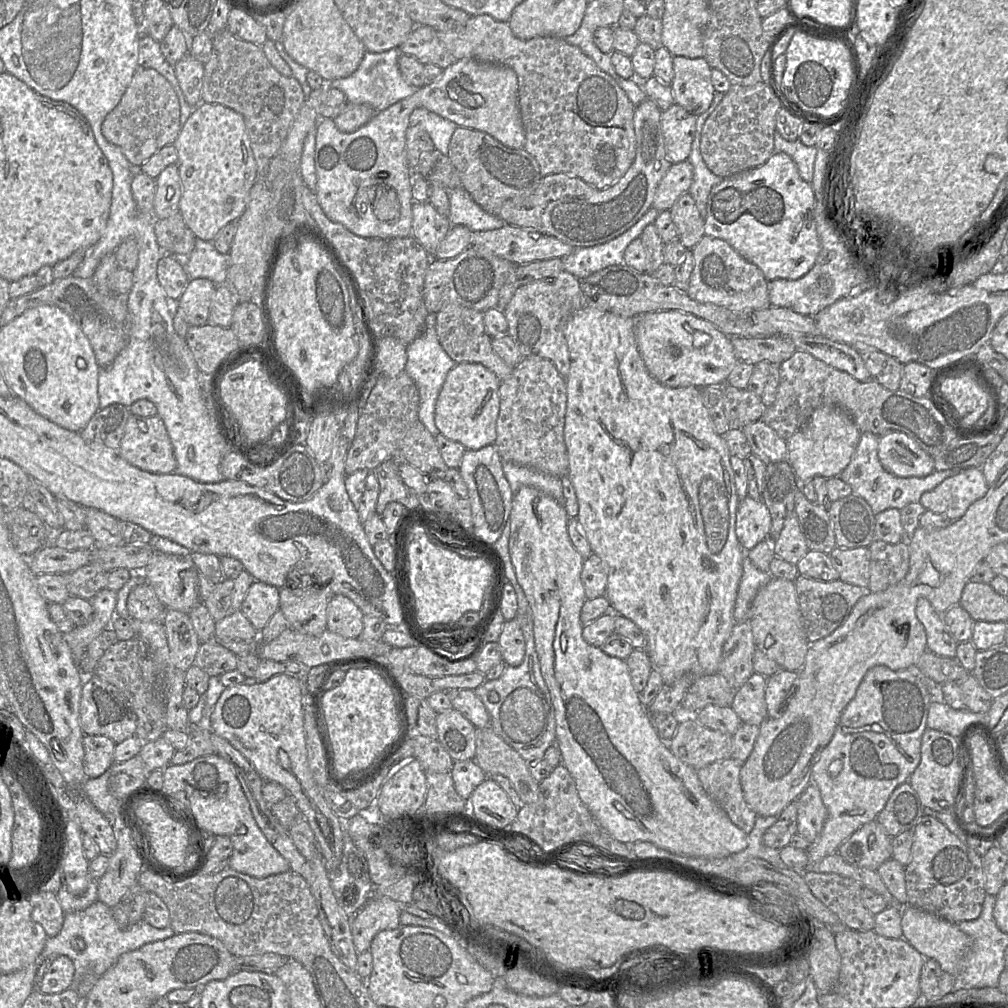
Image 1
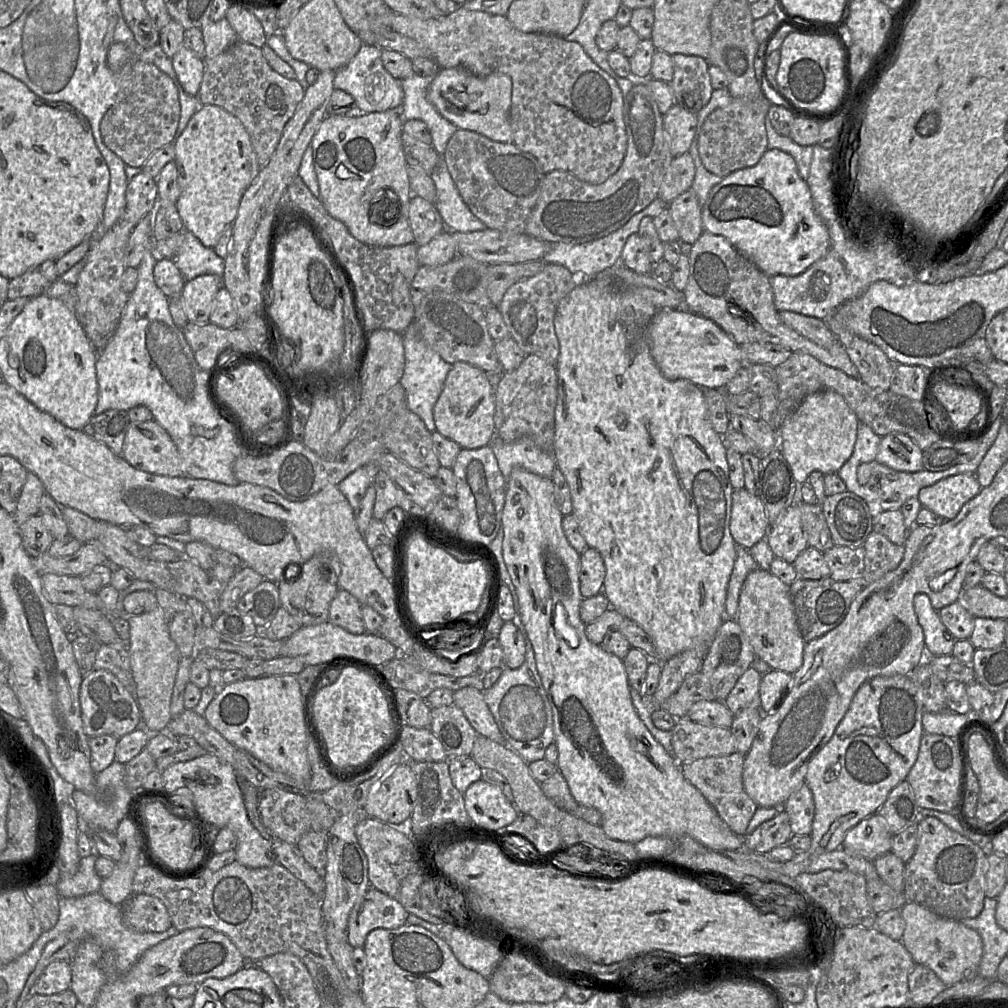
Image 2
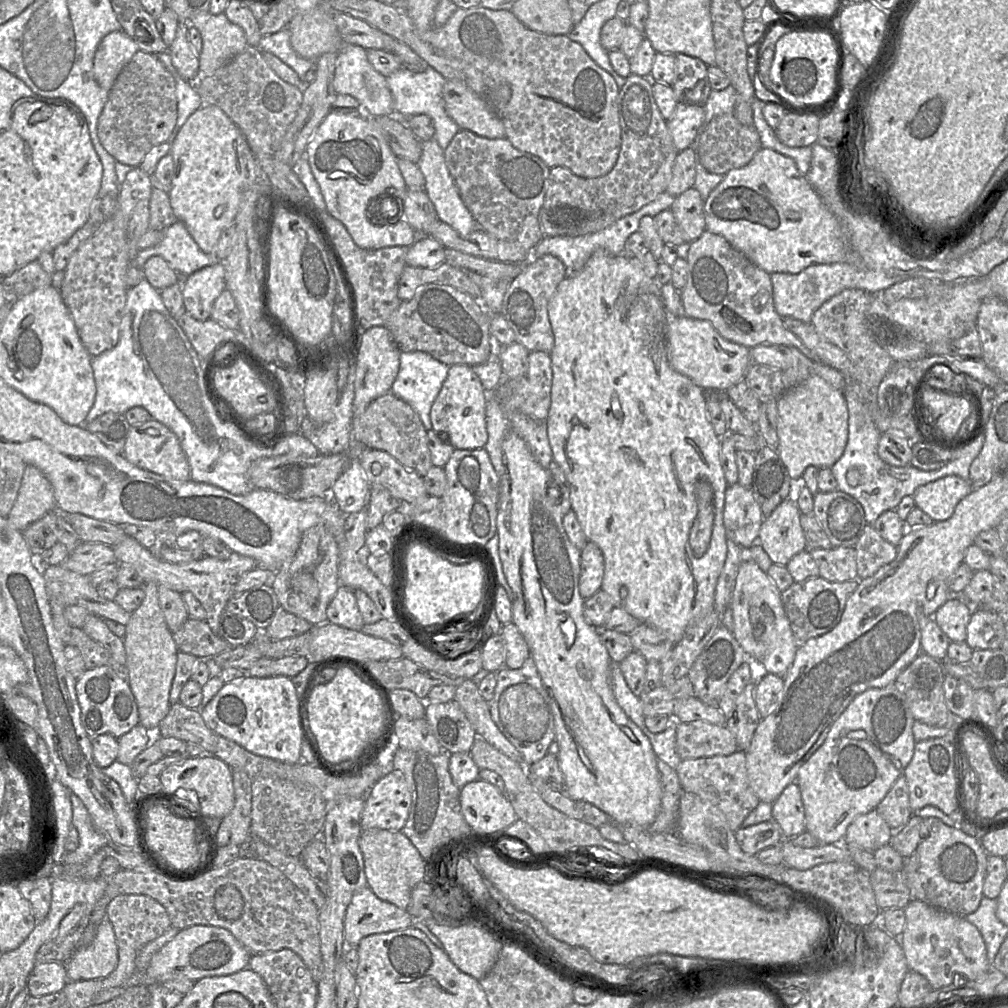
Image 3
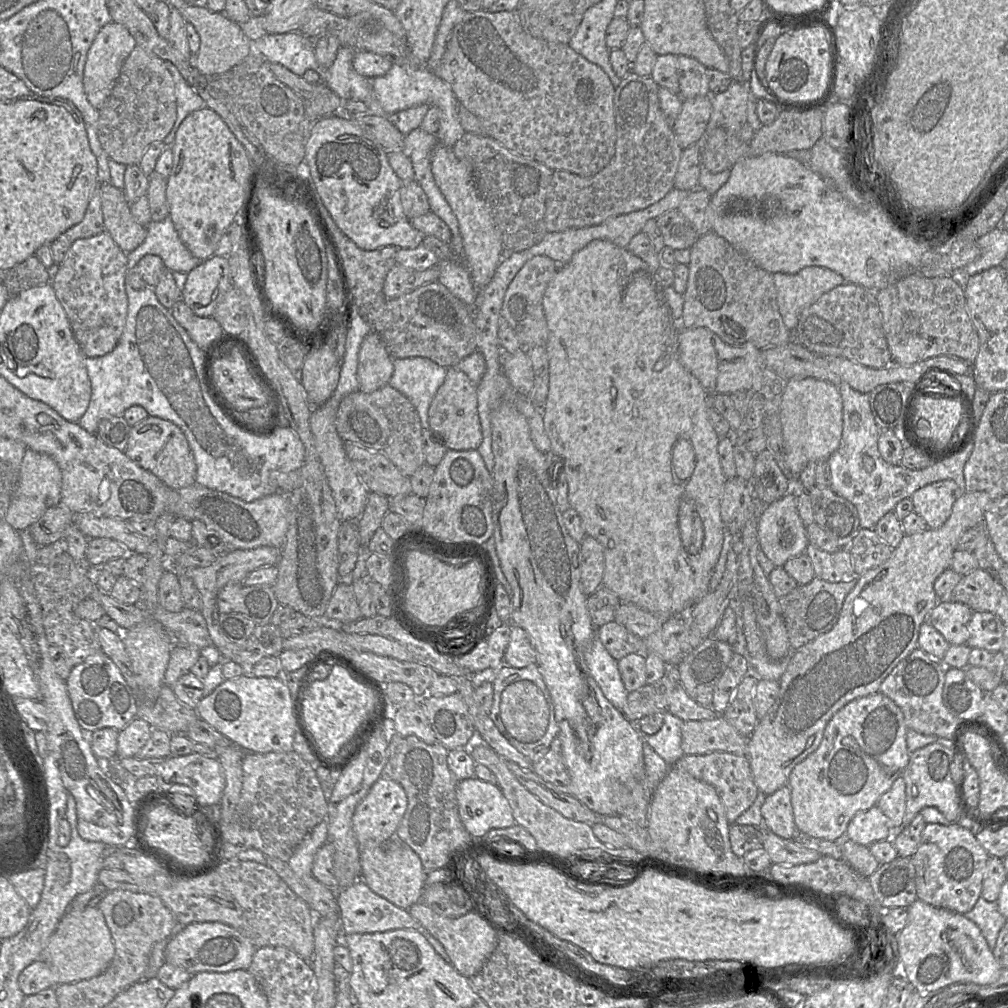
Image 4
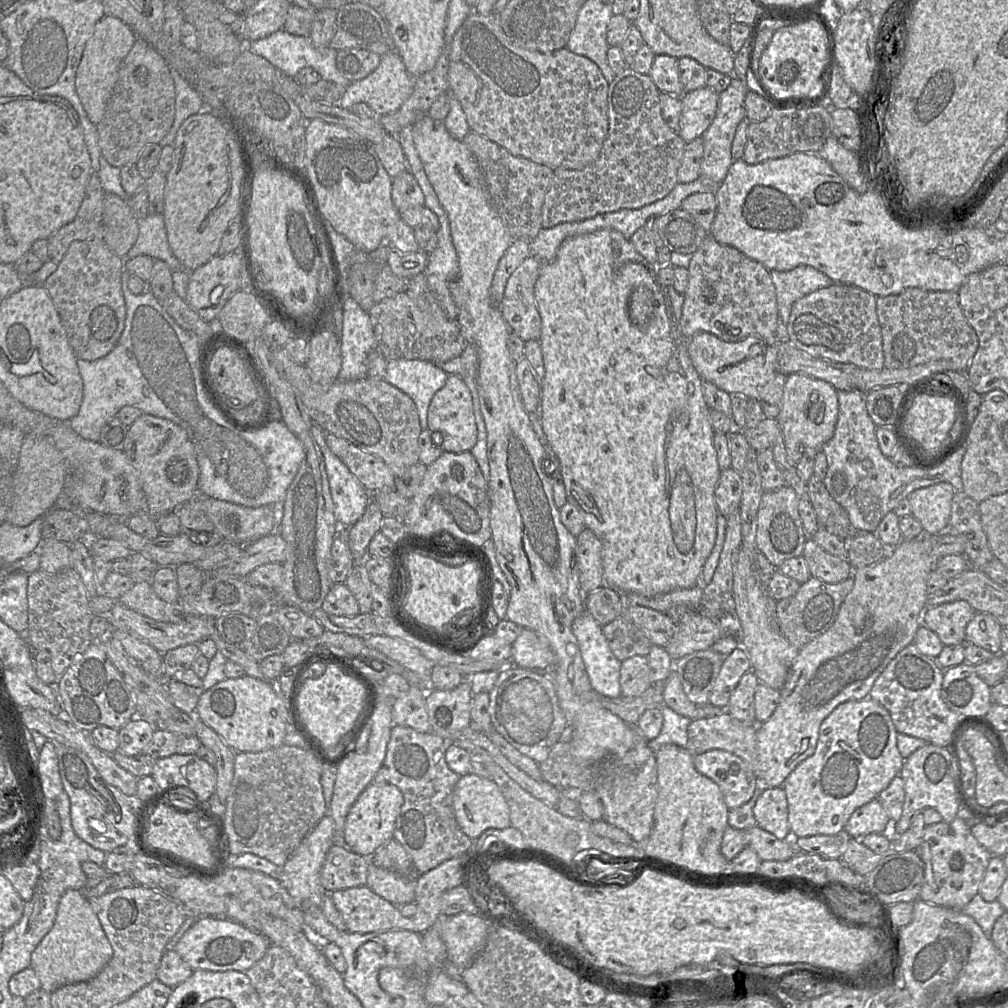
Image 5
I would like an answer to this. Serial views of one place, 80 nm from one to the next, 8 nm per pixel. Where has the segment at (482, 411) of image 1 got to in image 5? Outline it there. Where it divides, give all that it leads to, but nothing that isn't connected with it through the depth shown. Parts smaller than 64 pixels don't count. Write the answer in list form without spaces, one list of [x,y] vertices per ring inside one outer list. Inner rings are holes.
[[[456,374],[448,375],[444,386],[438,390],[427,410],[427,428],[441,434],[443,452],[463,453],[470,451],[477,442],[477,427],[473,414],[471,393],[464,381]]]

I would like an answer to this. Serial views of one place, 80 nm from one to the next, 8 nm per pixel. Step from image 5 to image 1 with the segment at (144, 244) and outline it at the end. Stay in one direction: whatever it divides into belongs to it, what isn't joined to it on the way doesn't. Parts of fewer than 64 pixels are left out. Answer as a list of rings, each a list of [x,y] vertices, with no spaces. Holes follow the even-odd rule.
[[[200,238],[195,239],[195,246],[189,255],[175,255],[176,259],[183,265],[189,279],[206,278],[215,285],[227,283],[228,257],[219,253],[213,242],[205,241]]]

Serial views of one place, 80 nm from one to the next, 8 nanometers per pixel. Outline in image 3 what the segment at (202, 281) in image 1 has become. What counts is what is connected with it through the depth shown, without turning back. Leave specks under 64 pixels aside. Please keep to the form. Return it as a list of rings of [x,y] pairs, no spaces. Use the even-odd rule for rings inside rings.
[[[222,261],[206,266],[187,276],[182,287],[185,311],[196,320],[210,318],[215,300],[225,290],[225,269]]]

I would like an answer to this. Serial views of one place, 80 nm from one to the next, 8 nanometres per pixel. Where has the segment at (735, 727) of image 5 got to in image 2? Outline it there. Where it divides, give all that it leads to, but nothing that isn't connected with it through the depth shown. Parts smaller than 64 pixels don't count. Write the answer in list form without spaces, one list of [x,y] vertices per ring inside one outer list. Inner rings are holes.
[[[687,716],[677,718],[672,729],[672,755],[679,763],[727,756],[734,752],[735,739],[729,728],[707,726]]]

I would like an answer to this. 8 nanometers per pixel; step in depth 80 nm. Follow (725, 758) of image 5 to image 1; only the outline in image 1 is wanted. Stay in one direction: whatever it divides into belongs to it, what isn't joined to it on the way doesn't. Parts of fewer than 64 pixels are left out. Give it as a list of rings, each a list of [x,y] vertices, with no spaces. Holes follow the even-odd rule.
[[[728,758],[713,762],[707,766],[697,769],[697,776],[709,797],[718,804],[729,816],[730,820],[746,834],[749,834],[758,817],[747,805],[740,782],[740,771],[743,763]]]

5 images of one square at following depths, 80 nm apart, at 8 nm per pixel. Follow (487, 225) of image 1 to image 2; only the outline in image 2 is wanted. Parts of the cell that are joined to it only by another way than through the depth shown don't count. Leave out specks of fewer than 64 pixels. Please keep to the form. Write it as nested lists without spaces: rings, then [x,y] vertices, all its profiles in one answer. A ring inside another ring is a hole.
[[[443,157],[430,176],[436,188],[435,206],[447,230],[468,233],[487,229],[463,201]]]

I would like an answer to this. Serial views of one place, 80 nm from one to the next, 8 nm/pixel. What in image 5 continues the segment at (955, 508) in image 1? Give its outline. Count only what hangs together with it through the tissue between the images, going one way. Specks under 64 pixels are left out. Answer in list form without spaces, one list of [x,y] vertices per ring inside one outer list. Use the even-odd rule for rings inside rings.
[[[941,482],[917,489],[907,497],[911,515],[921,523],[924,535],[935,535],[947,529],[955,492],[950,483]]]

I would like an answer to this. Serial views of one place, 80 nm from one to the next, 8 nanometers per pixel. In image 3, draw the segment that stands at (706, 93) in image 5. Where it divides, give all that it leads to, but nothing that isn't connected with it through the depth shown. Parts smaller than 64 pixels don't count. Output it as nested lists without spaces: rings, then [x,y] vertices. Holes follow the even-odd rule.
[[[677,103],[667,126],[679,152],[692,147],[704,120],[704,106]]]

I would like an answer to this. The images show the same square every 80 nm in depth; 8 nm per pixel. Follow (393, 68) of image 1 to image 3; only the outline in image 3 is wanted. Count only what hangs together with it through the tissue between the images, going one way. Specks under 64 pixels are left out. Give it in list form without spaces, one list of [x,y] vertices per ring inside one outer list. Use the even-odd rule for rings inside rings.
[[[344,44],[337,53],[333,88],[337,94],[354,97],[363,112],[370,117],[394,116],[393,98],[386,77],[377,72],[367,59],[367,50],[361,46]]]

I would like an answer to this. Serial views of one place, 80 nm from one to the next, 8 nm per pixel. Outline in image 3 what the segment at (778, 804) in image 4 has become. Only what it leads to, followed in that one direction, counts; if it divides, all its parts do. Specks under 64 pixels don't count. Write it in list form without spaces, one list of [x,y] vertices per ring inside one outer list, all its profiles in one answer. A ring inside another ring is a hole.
[[[790,783],[772,803],[772,820],[781,828],[784,839],[806,831],[805,810],[797,783]]]

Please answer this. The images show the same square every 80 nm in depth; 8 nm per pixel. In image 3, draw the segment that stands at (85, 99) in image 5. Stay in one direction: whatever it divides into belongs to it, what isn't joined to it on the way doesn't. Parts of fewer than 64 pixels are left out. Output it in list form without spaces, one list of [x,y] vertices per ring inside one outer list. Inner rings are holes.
[[[123,30],[104,36],[93,59],[93,74],[99,86],[110,91],[124,66],[138,50],[138,45]]]

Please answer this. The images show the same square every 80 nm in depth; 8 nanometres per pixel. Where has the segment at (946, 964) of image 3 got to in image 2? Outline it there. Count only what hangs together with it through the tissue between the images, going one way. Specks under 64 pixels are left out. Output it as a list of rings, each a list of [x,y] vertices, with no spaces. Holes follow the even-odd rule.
[[[912,901],[906,902],[900,911],[905,922],[901,942],[914,963],[930,968],[946,987],[978,975],[983,943],[975,930],[965,926],[960,920],[942,917]]]

